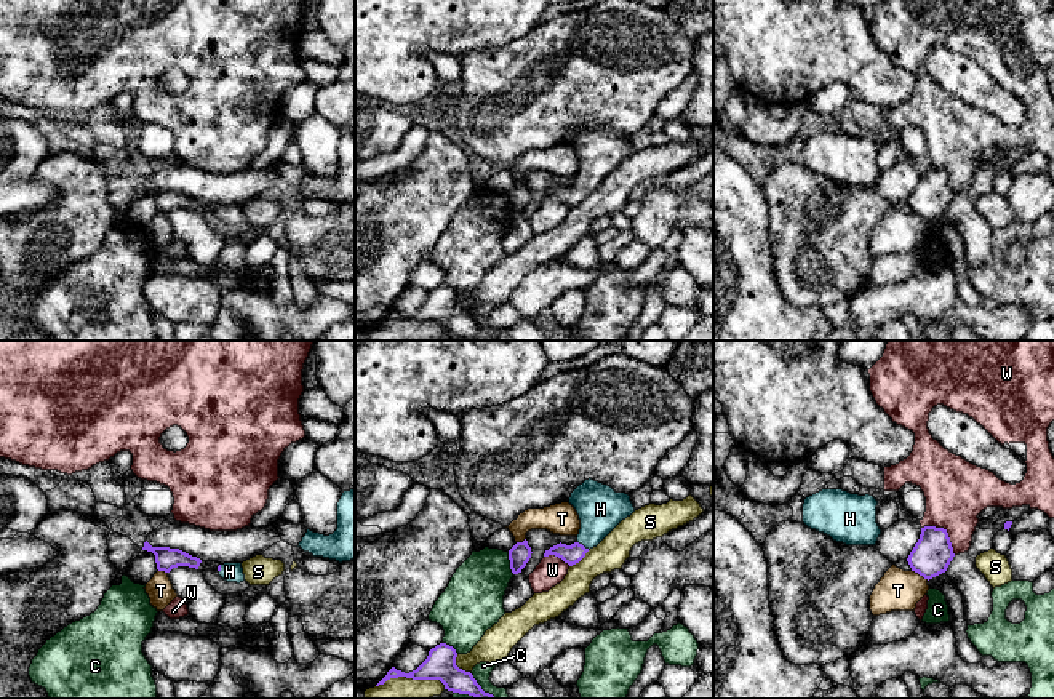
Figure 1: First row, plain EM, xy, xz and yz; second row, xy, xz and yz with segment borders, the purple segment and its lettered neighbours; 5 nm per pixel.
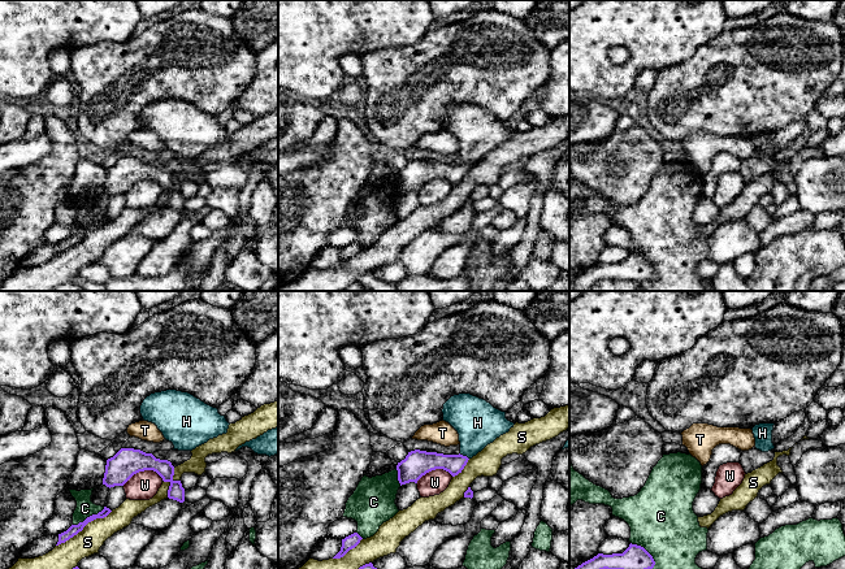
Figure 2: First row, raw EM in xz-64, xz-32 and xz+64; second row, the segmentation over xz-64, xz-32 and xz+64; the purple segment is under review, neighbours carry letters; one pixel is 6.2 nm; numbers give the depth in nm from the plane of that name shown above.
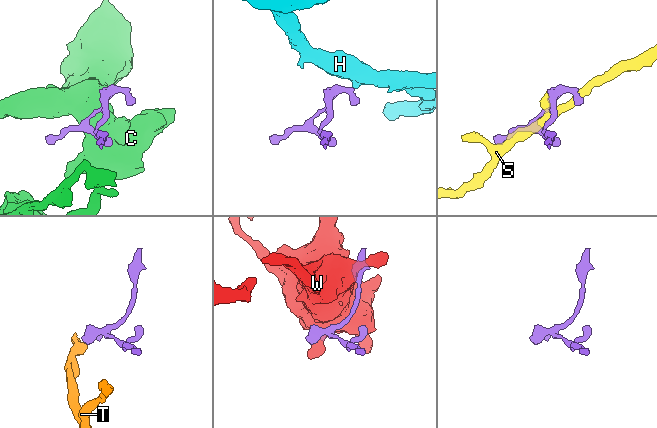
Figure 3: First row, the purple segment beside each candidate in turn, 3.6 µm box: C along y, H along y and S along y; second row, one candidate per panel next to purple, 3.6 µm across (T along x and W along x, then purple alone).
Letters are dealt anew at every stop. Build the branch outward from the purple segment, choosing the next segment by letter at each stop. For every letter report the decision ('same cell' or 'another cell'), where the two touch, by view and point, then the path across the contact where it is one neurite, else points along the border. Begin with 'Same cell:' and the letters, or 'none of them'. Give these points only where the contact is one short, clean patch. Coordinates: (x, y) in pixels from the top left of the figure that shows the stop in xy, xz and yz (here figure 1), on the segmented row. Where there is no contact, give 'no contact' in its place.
Same cell: H
C: another cell | xz (511, 563)
H: same cell | xz (582, 546) | across xz (573, 554), (582, 546), (594, 530), (600, 509)
S: another cell | xz (456, 666)
T: another cell | yz (920, 575) | along yz (912, 570), (928, 579)
W: another cell | yz (946, 531)

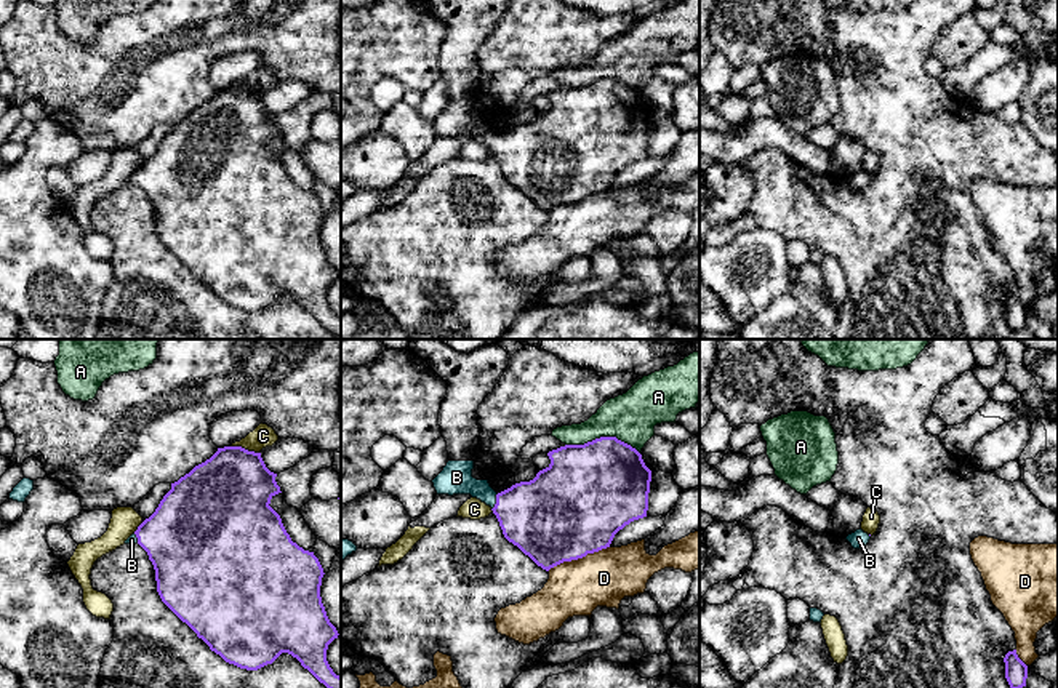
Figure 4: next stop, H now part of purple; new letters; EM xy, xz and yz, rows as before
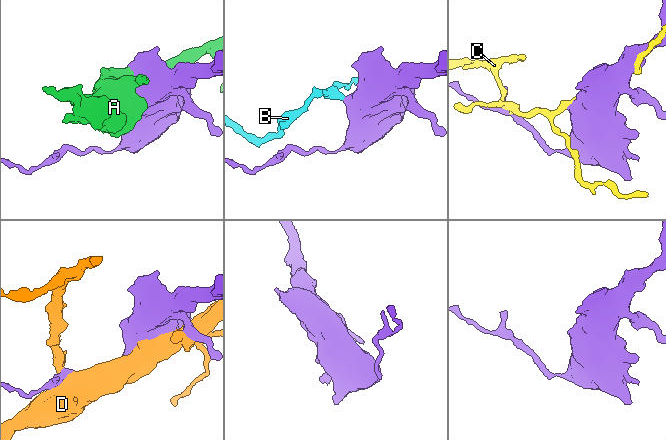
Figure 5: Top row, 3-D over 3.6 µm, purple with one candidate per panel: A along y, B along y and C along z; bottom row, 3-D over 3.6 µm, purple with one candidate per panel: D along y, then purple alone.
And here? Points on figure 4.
Same cell: B
A: another cell | xz (602, 437)
B: same cell | xz (496, 501) | across xz (543, 517), (496, 501), (456, 477)
C: another cell | xy (244, 448)
D: another cell | xz (578, 557)

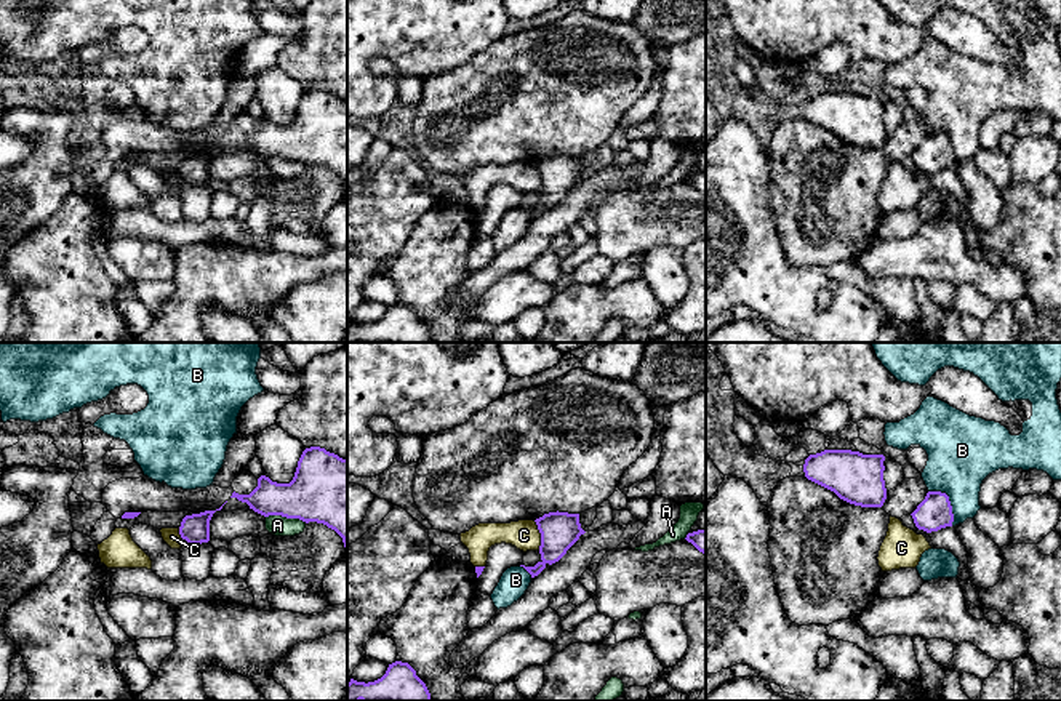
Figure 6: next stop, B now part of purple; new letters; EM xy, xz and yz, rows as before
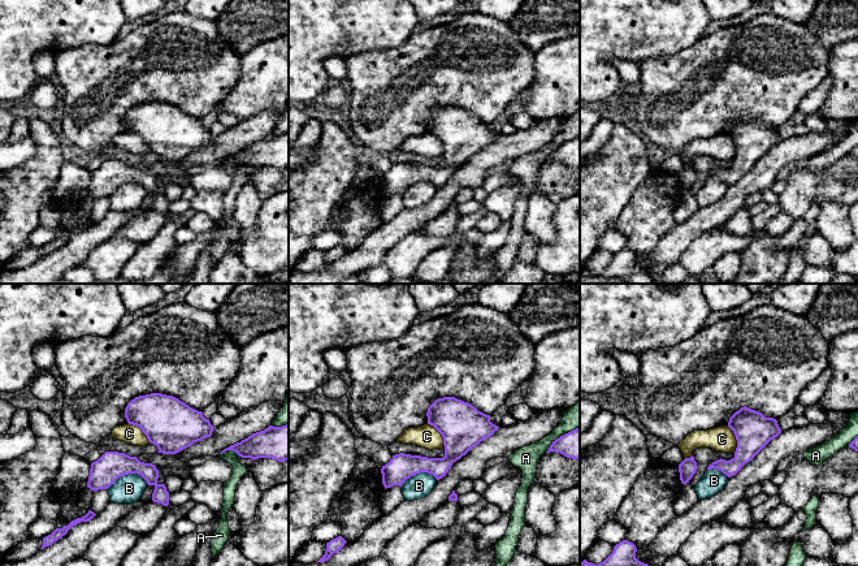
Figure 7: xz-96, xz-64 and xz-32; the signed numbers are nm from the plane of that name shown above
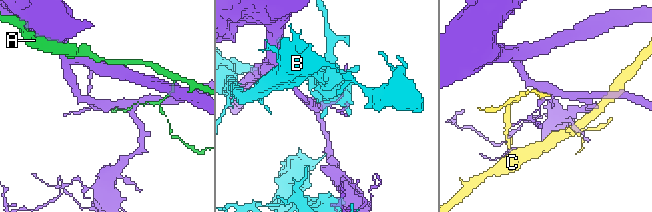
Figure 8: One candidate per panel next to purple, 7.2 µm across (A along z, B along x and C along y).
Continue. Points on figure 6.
Same cell: none of them
A: another cell | xy (287, 517)
B: another cell | yz (949, 501)
C: another cell | xz (541, 535)

